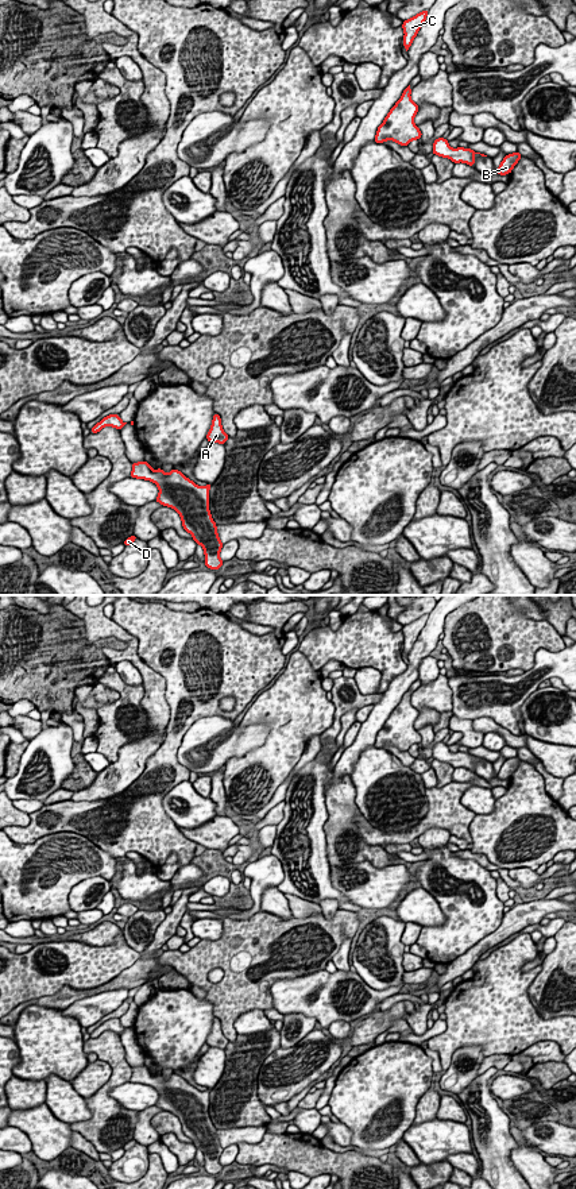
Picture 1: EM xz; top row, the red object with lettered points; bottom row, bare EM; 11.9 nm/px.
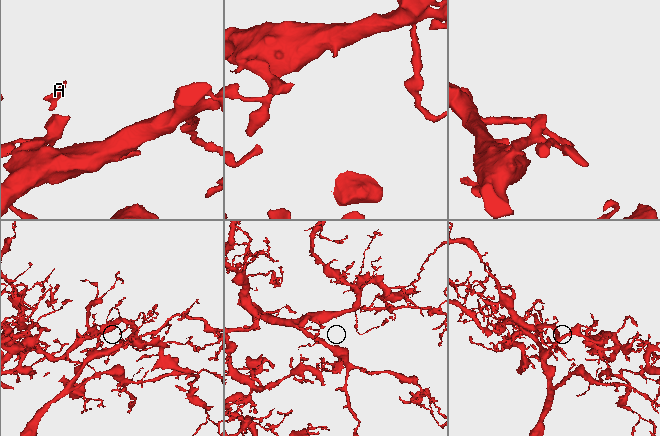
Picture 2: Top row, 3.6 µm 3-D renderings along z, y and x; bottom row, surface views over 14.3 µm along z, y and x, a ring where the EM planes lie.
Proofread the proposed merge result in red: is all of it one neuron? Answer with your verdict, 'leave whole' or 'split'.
leave whole

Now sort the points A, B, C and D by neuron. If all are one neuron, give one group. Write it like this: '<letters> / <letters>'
A B C D

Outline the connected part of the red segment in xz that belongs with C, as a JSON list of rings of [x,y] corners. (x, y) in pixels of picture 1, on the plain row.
[[[425,614],[420,618],[417,618],[415,621],[413,621],[407,625],[403,625],[403,628],[402,628],[402,633],[405,637],[403,652],[406,653],[406,656],[410,653],[414,642],[417,641],[417,638],[421,633],[421,630],[426,625],[428,617],[429,617],[429,614]]]

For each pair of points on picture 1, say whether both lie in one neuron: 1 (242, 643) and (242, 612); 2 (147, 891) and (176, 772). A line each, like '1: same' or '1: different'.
1: different
2: different

